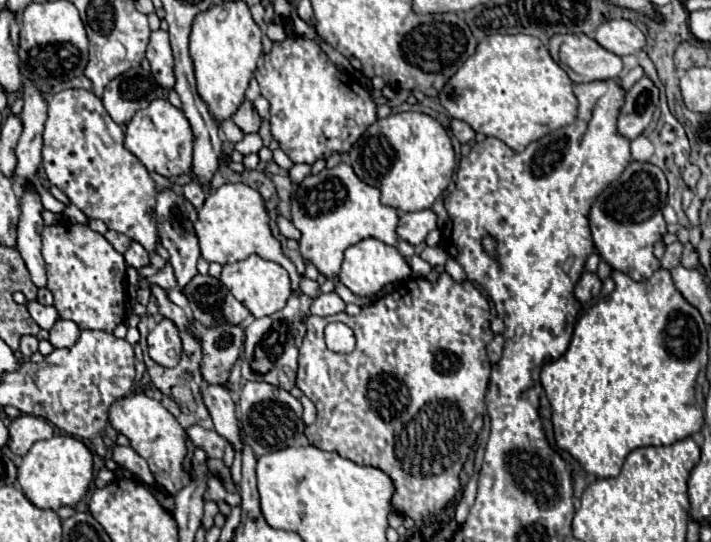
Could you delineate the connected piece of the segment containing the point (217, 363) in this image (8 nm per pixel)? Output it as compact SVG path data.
M222 323L200 327L202 363L200 373L208 385L226 385L232 365L244 347L244 329L240 325Z

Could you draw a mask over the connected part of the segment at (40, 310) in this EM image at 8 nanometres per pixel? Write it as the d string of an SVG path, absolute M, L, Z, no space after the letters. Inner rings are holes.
M34 301L34 303L30 303L30 307L28 307L28 311L30 311L30 315L32 315L32 319L42 327L42 329L52 329L52 325L58 321L58 311L56 311L56 307L54 305L42 305L42 303L38 303L38 301Z

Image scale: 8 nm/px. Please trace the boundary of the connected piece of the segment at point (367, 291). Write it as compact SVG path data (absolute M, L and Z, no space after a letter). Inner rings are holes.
M364 239L356 245L352 245L350 249L346 249L344 253L344 261L340 267L340 281L354 293L360 297L372 297L376 295L386 283L392 281L407 281L413 278L414 274L408 261L400 255L400 251L396 247L390 247L378 239Z

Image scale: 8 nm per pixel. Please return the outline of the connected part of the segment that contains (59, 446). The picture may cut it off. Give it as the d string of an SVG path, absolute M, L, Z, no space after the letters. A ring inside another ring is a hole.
M56 435L46 441L38 441L22 457L18 467L18 483L24 495L40 509L58 511L60 507L76 507L88 493L94 477L94 457L90 449L70 435Z

